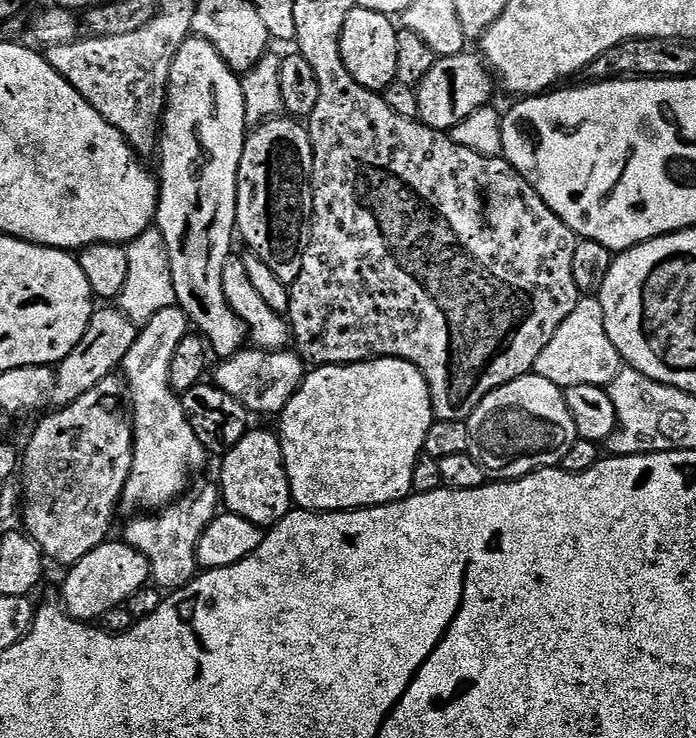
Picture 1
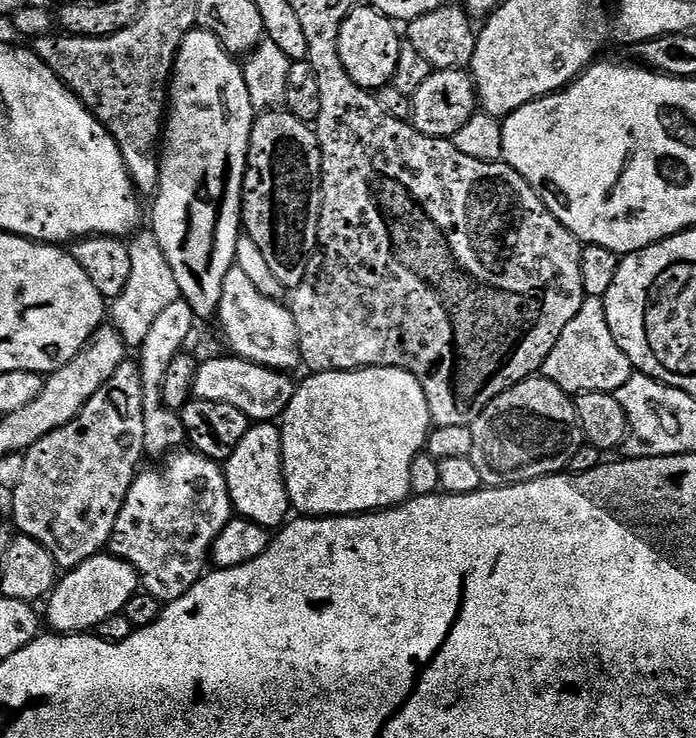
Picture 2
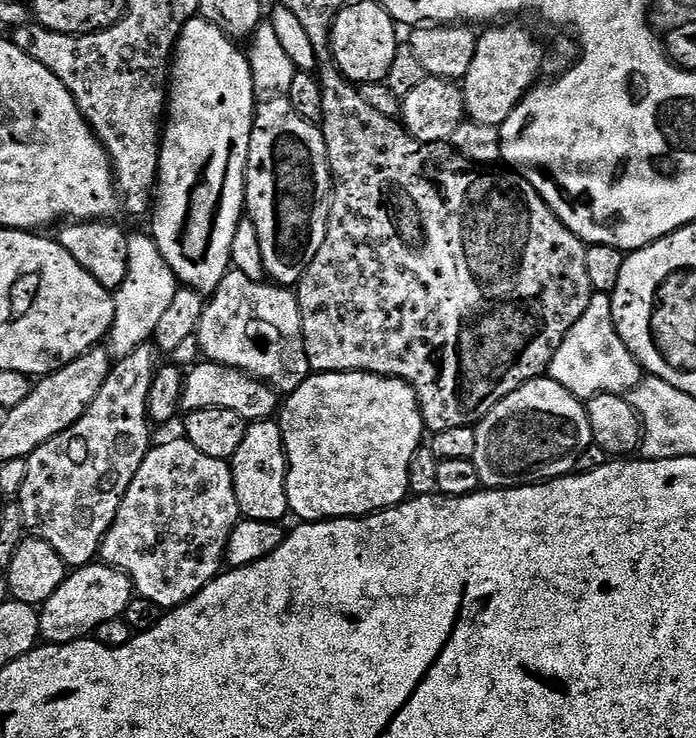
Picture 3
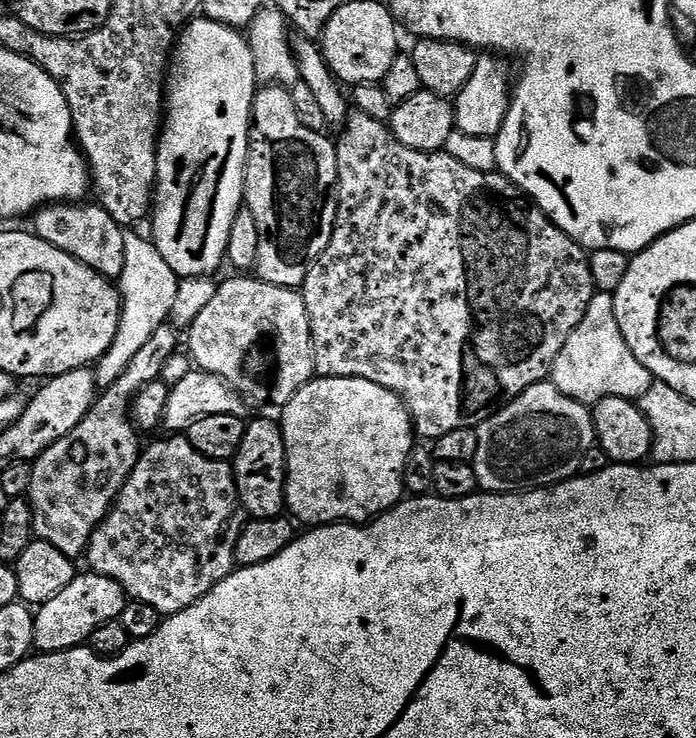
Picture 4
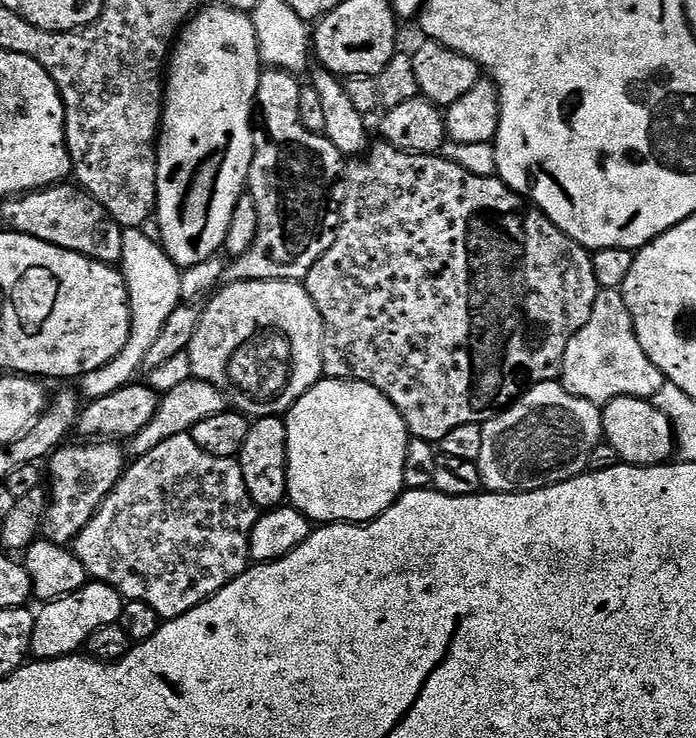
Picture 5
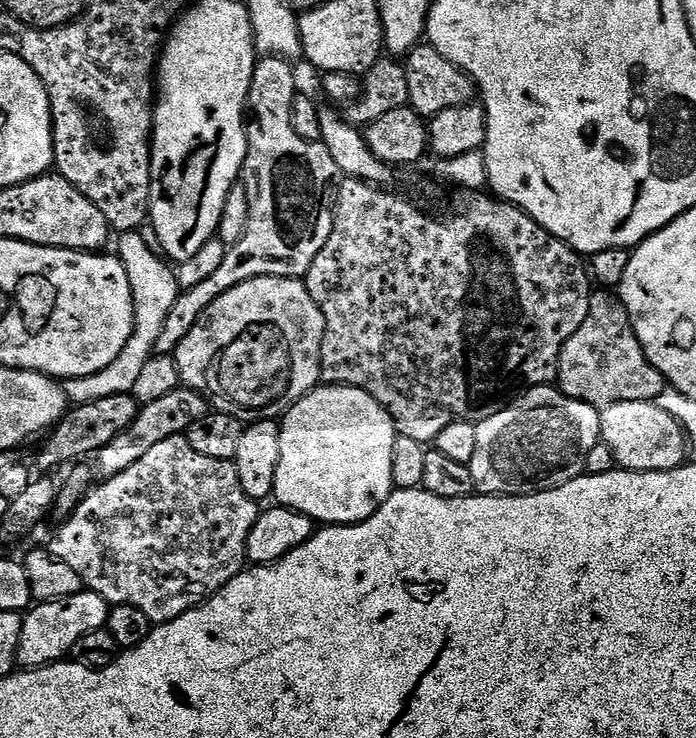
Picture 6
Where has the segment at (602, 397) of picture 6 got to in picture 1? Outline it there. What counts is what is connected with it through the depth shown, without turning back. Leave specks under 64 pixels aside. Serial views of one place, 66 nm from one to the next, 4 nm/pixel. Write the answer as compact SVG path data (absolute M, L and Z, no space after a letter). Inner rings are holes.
M581 299L578 307L562 322L546 346L546 350L538 356L535 375L546 378L546 382L554 382L561 390L574 386L598 386L607 388L612 384L622 369L622 361L614 342L610 342L610 334L606 334L604 308L599 299Z

